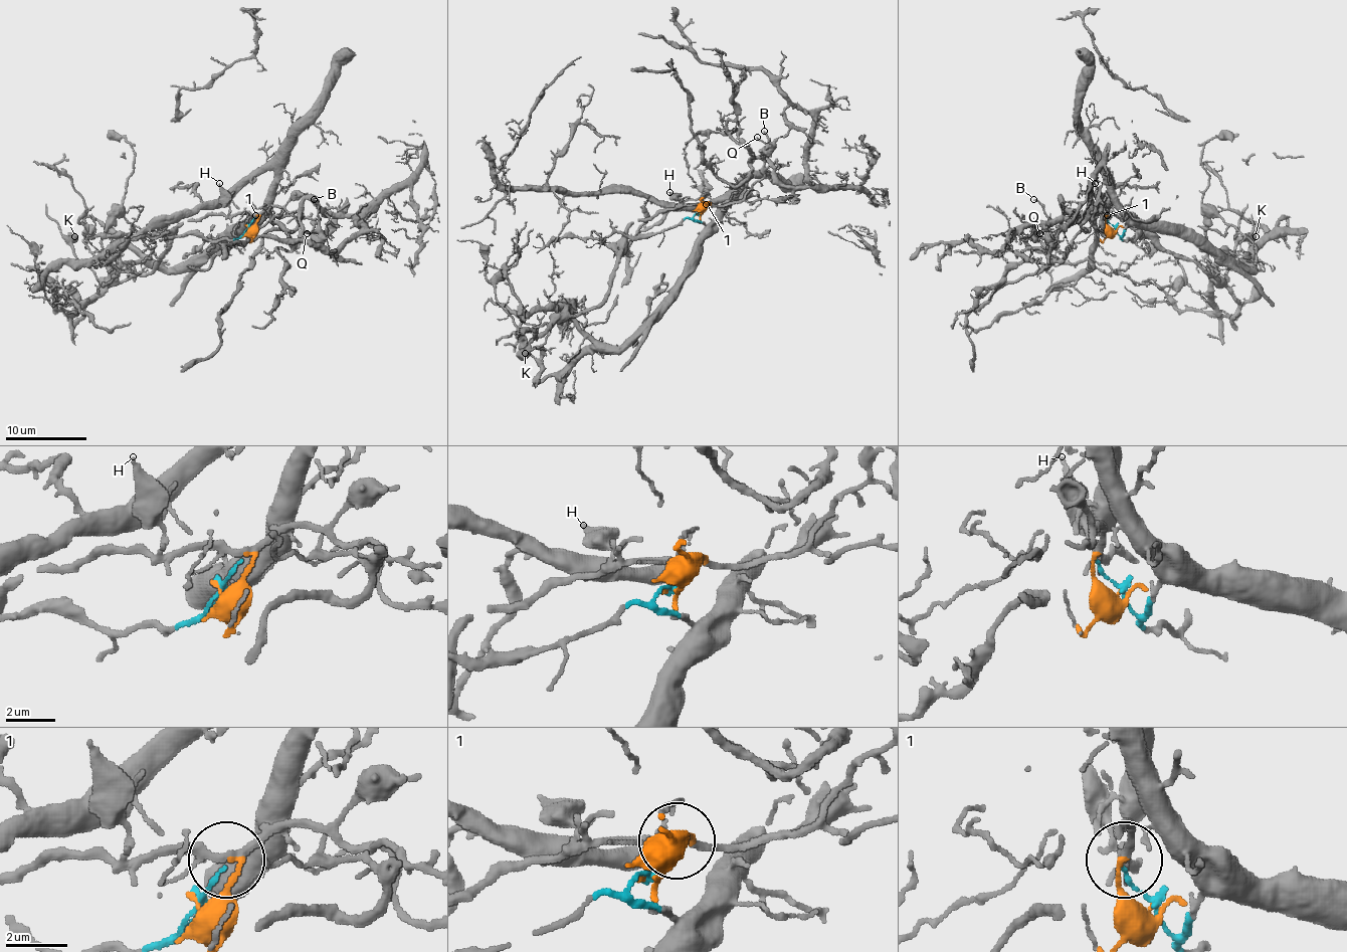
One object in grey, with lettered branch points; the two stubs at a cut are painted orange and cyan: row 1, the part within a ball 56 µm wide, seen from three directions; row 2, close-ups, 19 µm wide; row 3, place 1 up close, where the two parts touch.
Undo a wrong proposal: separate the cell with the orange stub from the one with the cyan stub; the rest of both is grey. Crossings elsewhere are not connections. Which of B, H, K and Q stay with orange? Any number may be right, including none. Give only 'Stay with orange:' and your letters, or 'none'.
Stay with orange: B, H, K, Q

